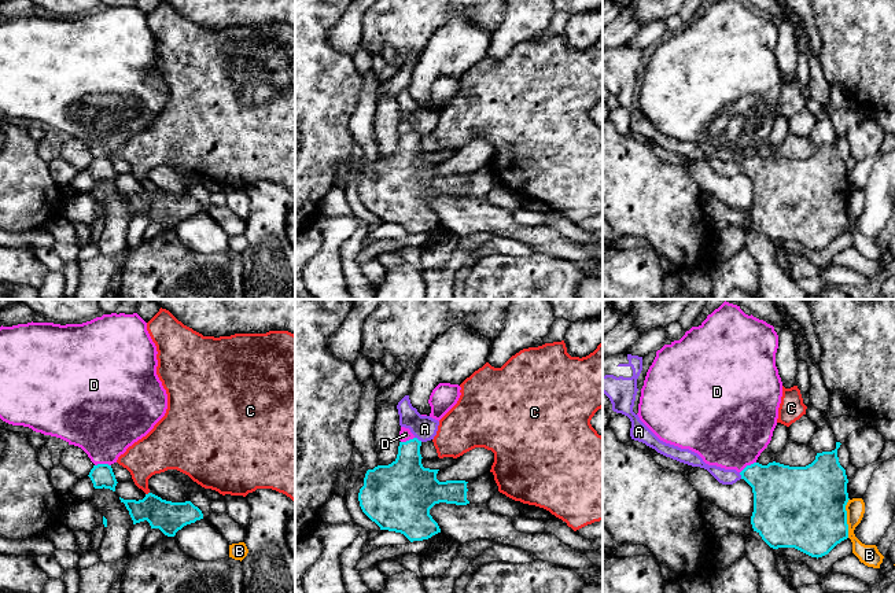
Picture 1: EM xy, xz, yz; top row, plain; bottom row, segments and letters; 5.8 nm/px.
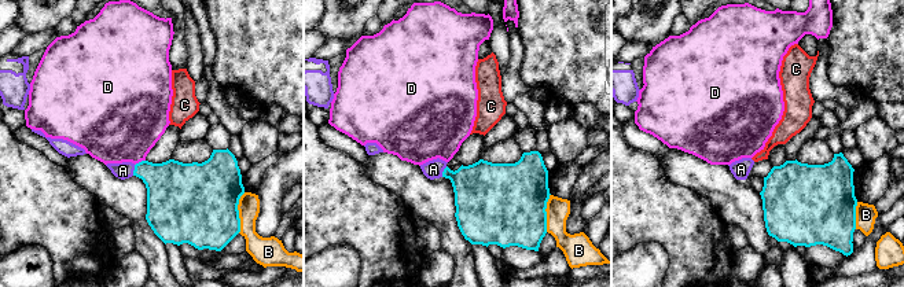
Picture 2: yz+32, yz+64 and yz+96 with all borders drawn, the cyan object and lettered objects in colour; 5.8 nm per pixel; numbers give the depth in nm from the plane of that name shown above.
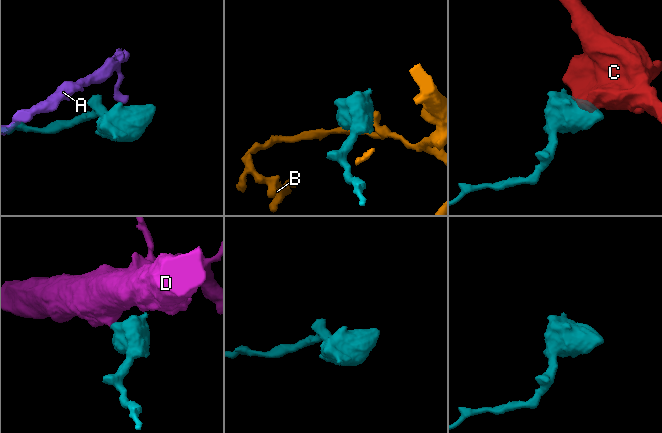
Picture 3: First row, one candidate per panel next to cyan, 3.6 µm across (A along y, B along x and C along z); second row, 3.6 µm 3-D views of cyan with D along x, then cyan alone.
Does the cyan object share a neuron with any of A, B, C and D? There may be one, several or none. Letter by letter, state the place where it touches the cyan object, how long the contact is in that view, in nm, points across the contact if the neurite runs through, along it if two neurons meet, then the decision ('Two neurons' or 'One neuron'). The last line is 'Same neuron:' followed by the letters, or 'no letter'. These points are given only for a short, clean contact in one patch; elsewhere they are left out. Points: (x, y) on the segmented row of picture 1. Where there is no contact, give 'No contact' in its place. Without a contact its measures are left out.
A: Touches cyan at xz (417, 439). Shared border 50 nm. Boundary: xz (415, 437), (422, 441). Two neurons
B: Touches cyan at yz (846, 518). Shared border 240 nm. Boundary: yz (849, 498), (846, 505), (847, 537). Two neurons
C: Touches cyan at xy (148, 493). Shared border 30 nm. Boundary: xy (148, 492), (146, 494). Two neurons
D: Touches cyan at xy (102, 464). Shared border 100 nm. Boundary: xy (110, 464), (95, 466). Two neurons
Same neuron: no letter

